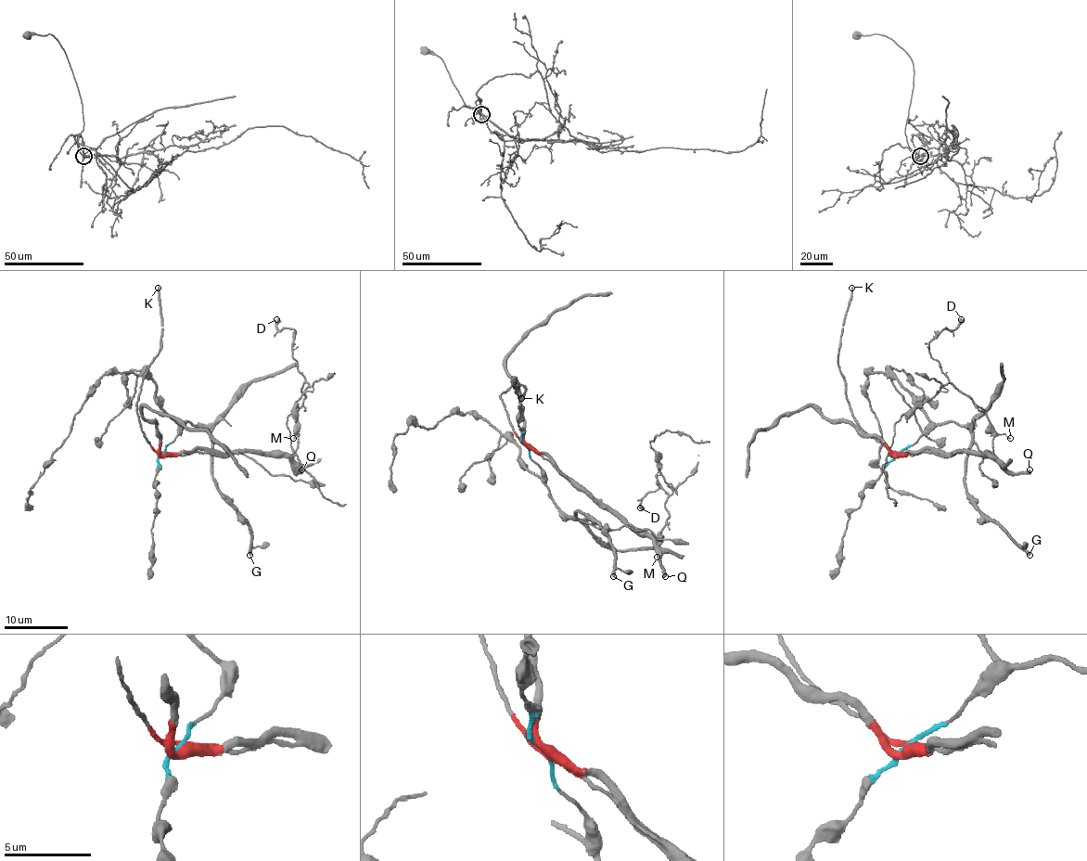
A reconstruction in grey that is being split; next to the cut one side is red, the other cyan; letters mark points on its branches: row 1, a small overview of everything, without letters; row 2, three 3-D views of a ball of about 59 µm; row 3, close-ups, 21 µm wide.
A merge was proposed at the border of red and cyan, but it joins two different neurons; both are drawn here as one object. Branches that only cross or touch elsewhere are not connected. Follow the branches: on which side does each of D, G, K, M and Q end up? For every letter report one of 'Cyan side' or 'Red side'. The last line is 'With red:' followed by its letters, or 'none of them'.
D: Red side
G: Cyan side
K: Red side
M: Red side
Q: Red side
With red: D, K, M, Q

